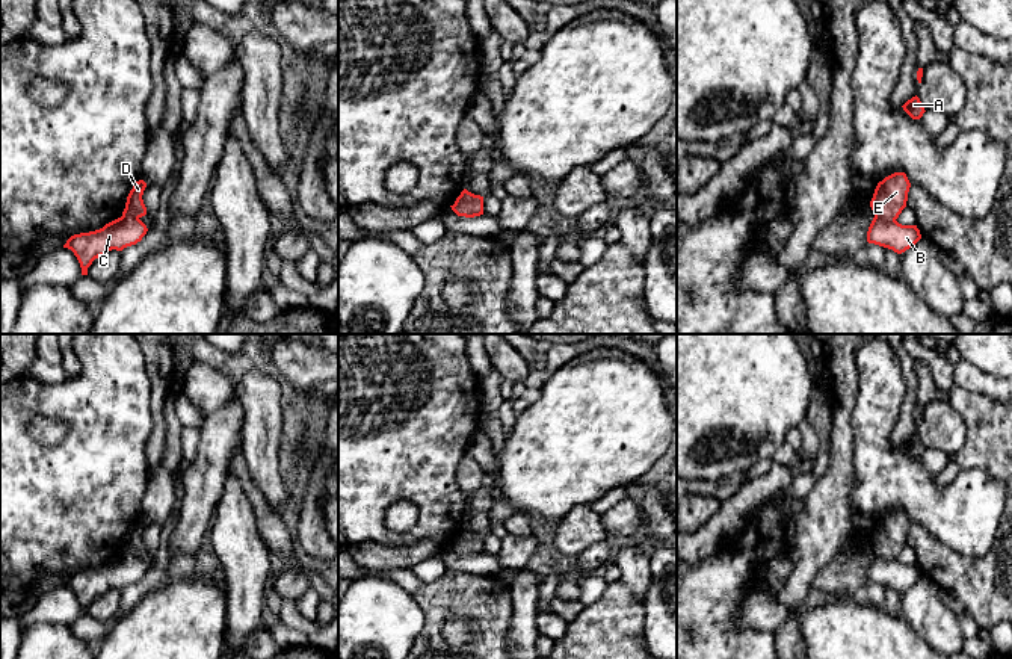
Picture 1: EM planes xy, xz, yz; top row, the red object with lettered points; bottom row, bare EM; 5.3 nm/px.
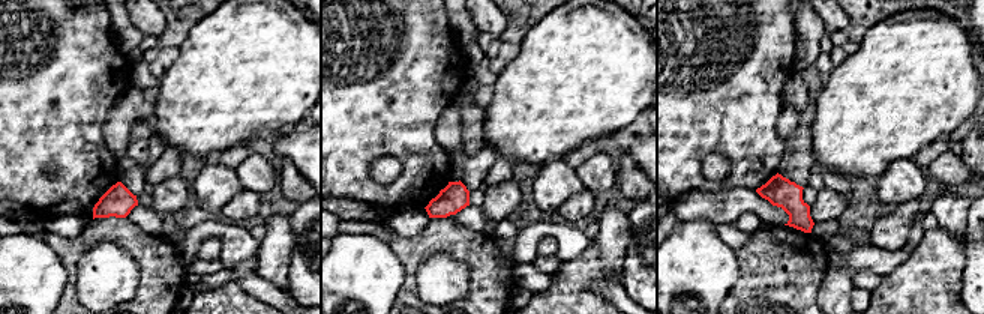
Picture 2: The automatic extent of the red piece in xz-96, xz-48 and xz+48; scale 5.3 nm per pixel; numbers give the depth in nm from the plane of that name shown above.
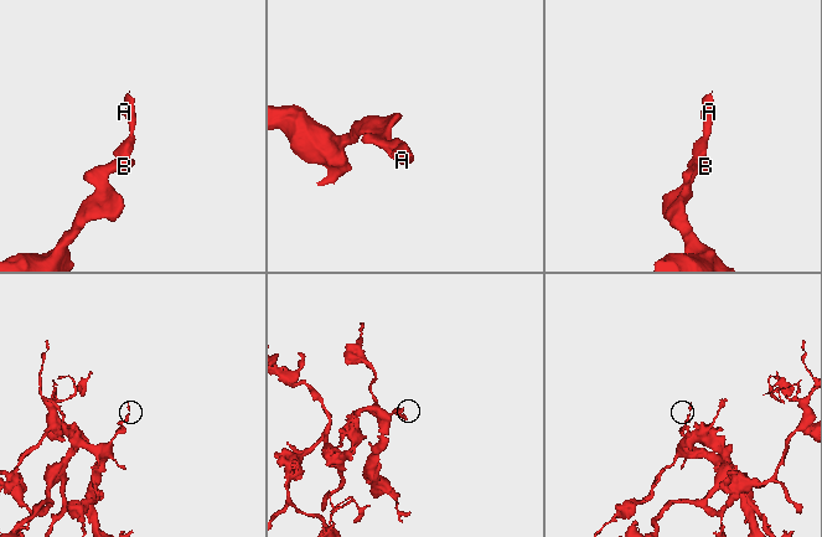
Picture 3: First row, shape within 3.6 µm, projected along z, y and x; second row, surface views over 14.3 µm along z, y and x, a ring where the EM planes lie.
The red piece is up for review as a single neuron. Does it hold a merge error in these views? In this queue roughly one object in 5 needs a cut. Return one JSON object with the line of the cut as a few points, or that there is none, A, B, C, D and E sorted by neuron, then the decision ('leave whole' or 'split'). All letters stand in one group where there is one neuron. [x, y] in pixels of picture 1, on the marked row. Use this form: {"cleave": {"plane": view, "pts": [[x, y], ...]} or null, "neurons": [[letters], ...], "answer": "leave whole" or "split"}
{"cleave": null, "neurons": [["A", "B", "C", "D", "E"]], "answer": "leave whole"}

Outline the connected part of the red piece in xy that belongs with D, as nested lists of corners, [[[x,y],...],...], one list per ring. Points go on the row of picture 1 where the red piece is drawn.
[[[143,180],[134,183],[121,218],[100,230],[74,234],[66,240],[63,248],[74,252],[80,263],[82,275],[88,275],[88,268],[95,258],[112,249],[122,251],[127,246],[136,245],[147,234],[148,228],[140,221],[147,215],[142,200],[145,187],[147,183]]]

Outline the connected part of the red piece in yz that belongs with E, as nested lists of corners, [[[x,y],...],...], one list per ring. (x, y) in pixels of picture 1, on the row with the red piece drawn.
[[[894,172],[878,183],[870,201],[875,218],[867,231],[869,243],[902,254],[921,239],[917,225],[902,225],[896,221],[906,207],[909,187],[905,172]]]

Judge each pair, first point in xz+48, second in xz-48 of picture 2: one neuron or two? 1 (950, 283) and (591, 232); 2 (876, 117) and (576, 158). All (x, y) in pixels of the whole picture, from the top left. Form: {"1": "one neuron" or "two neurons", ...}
{"1": "two neurons", "2": "two neurons"}

